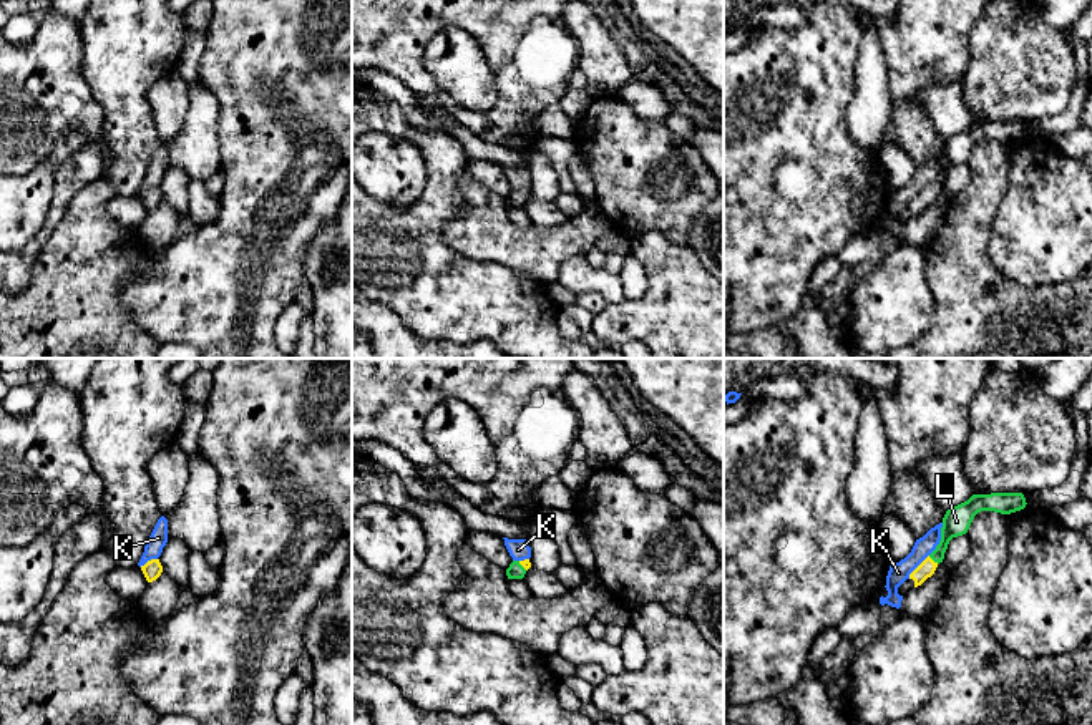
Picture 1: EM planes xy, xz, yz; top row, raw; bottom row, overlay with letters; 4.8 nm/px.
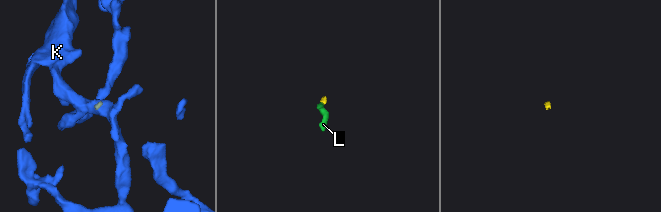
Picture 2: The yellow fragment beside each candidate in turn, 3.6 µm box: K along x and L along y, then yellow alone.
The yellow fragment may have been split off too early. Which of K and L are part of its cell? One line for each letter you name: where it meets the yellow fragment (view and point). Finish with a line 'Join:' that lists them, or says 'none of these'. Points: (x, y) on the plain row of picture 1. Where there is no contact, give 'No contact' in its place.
L: Touches yellow at yz (931, 188)
Join: L

